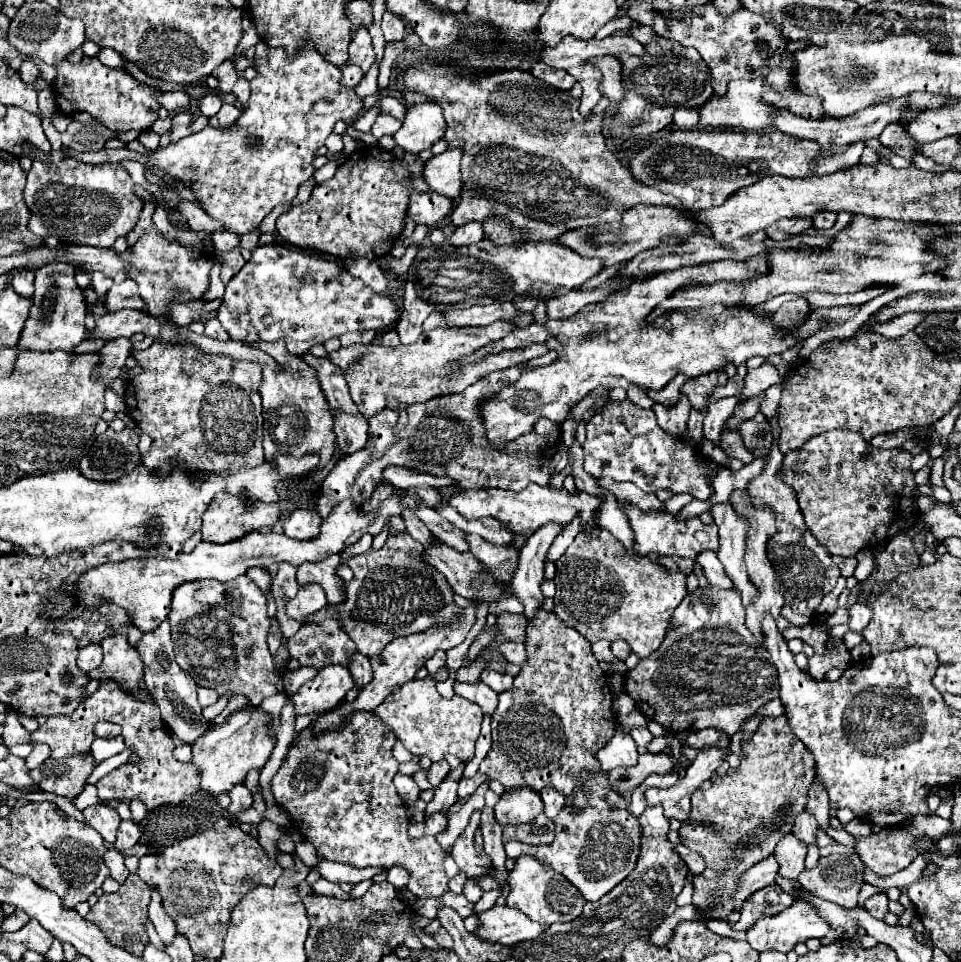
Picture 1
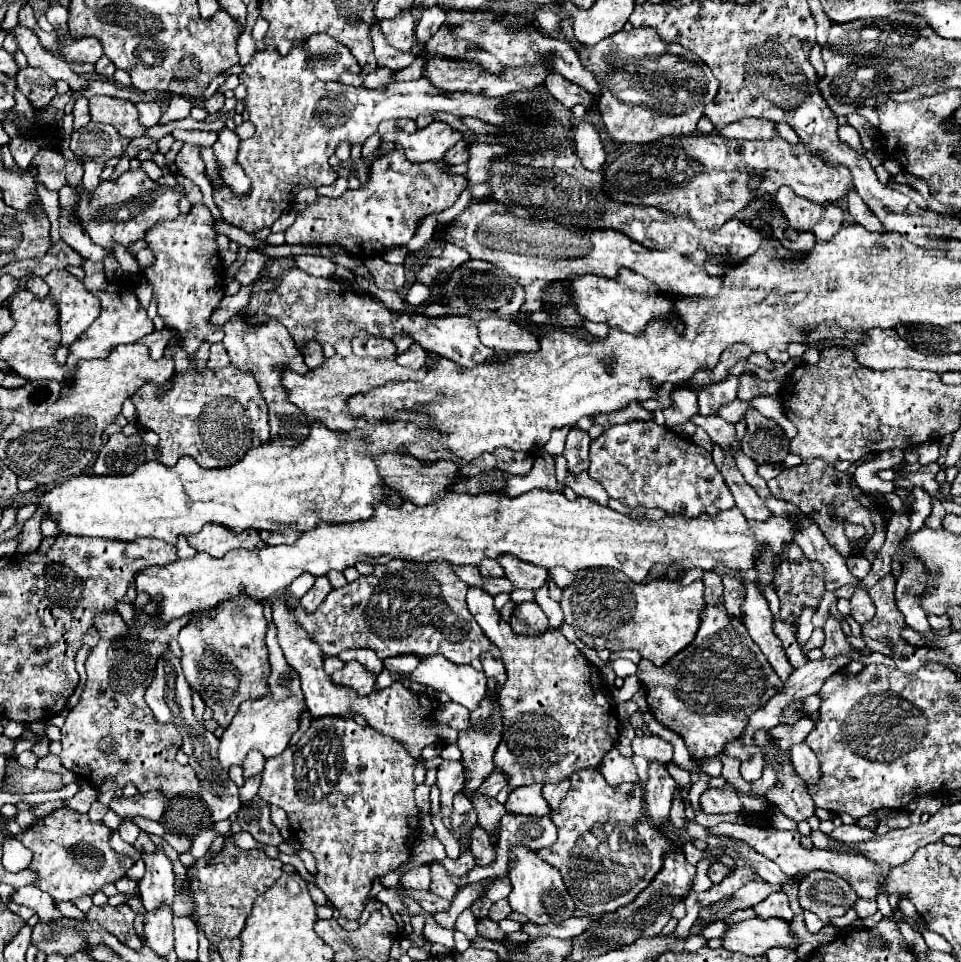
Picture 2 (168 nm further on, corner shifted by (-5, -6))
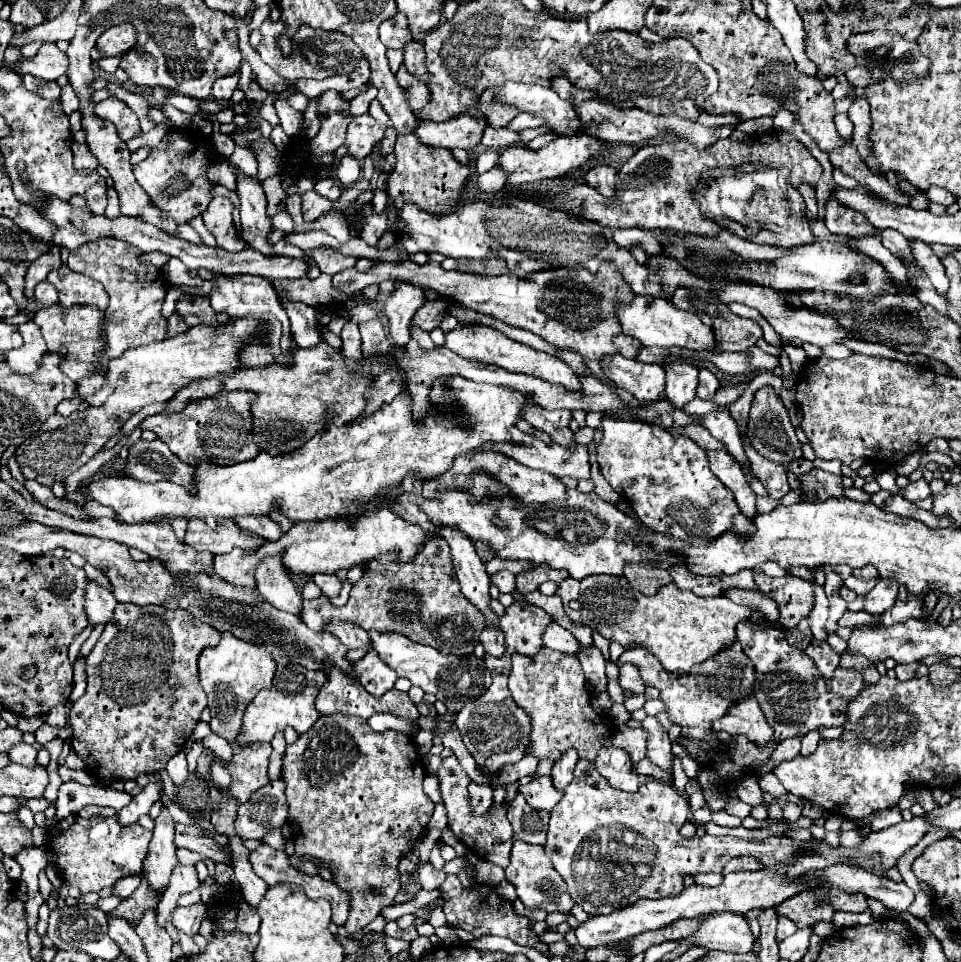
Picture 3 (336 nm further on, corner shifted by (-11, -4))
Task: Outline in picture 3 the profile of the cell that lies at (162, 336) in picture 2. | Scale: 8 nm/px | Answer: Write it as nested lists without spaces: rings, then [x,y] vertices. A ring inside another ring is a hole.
[[[173,312],[173,316],[167,320],[167,338],[173,338],[173,336],[177,336],[181,332],[187,332],[187,330],[189,330],[189,326]]]

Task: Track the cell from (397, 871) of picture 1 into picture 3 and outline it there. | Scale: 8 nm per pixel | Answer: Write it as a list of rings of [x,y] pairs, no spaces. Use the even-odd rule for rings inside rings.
[[[429,862],[423,864],[419,868],[419,882],[425,890],[433,890],[433,888],[439,888],[443,882],[445,882],[445,872],[443,870],[435,870]]]

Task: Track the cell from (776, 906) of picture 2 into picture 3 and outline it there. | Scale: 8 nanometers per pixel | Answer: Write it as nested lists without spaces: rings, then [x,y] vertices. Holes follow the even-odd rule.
[[[777,916],[777,940],[779,940],[779,942],[781,942],[783,938],[795,934],[795,930],[799,930],[799,928],[795,926],[795,922],[791,922],[791,918],[779,918],[779,916]]]

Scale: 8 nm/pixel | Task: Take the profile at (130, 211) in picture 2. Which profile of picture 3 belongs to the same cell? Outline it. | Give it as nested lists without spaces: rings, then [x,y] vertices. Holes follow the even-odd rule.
[[[169,132],[159,146],[151,148],[147,160],[133,166],[135,180],[143,186],[151,202],[163,210],[163,214],[171,214],[175,222],[183,224],[189,218],[205,212],[211,202],[211,184],[207,180],[207,166],[211,162],[211,144],[201,138],[185,138],[183,132]]]

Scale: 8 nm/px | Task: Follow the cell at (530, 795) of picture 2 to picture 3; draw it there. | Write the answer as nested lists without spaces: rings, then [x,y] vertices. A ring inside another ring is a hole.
[[[541,776],[541,778],[529,782],[527,786],[519,786],[519,792],[525,796],[525,800],[533,808],[547,810],[547,812],[551,812],[555,808],[555,804],[563,796],[563,792],[559,792],[557,788],[553,788],[551,776]]]

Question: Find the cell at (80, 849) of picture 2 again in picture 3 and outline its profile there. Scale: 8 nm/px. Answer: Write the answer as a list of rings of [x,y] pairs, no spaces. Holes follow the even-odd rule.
[[[69,814],[47,830],[47,848],[53,854],[59,876],[81,894],[99,892],[101,888],[113,886],[119,878],[141,874],[149,840],[151,832],[143,826],[121,826],[117,818],[105,816],[81,818],[79,814]]]

